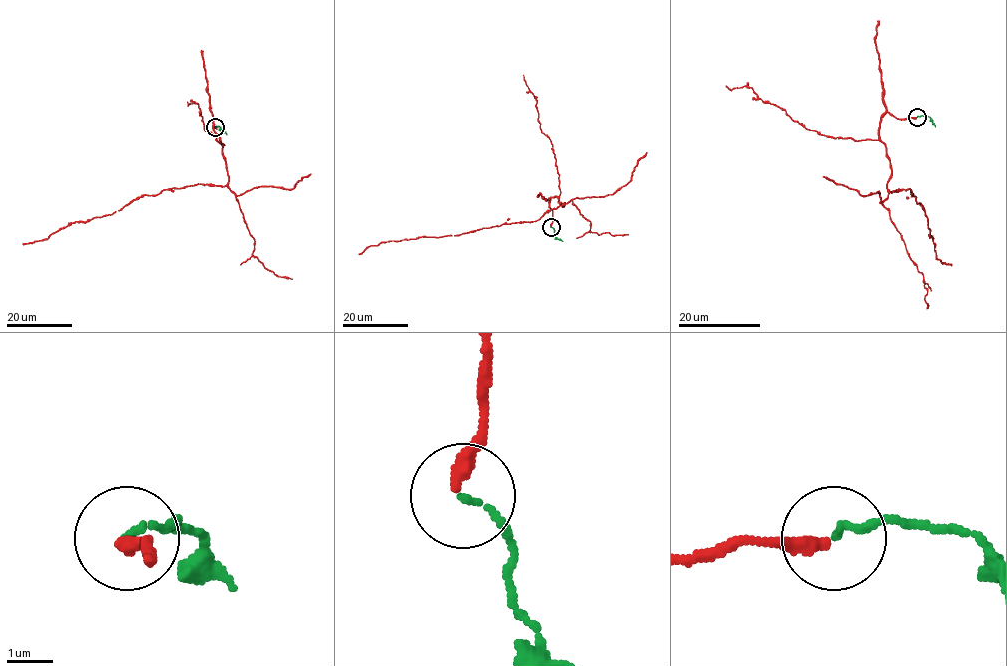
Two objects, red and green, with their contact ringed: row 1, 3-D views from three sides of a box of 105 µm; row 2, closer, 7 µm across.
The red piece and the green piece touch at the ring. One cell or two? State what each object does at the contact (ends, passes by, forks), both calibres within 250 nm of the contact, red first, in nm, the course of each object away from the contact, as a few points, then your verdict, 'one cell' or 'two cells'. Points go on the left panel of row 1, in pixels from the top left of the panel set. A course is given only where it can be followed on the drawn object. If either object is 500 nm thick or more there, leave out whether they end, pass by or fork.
red ends | green ends | 300/130 nm | red via (214, 127), (227, 169), (224, 186), (187, 185), (143, 195), (110, 214), (69, 223), (41, 241), (23, 244) | green via (214, 127), (219, 126), (227, 135) | one cell

